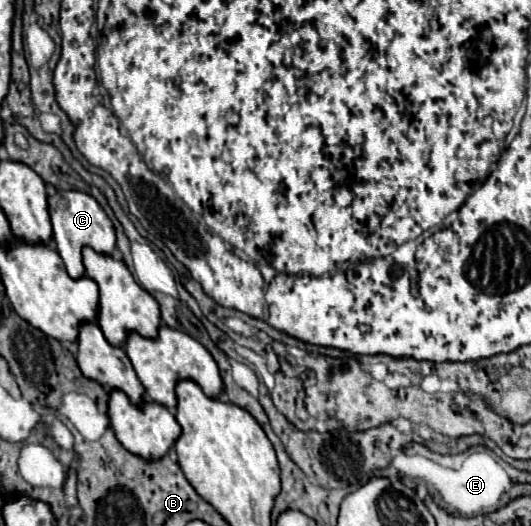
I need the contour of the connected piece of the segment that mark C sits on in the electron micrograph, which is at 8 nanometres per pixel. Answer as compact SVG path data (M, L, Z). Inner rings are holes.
M57 191L55 195L51 195L47 199L49 203L49 215L51 215L51 225L53 225L53 241L55 241L55 249L57 253L63 257L63 263L67 267L67 273L71 273L71 277L81 277L85 275L85 267L81 261L81 249L85 245L93 247L97 253L111 253L115 249L115 229L113 223L109 221L109 217L105 215L105 211L101 209L101 205L83 191Z

